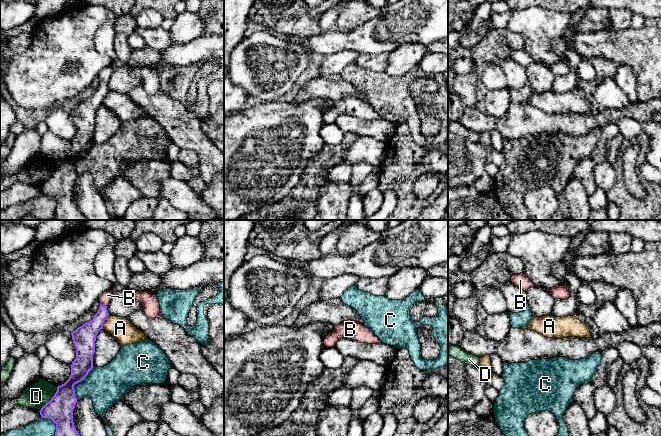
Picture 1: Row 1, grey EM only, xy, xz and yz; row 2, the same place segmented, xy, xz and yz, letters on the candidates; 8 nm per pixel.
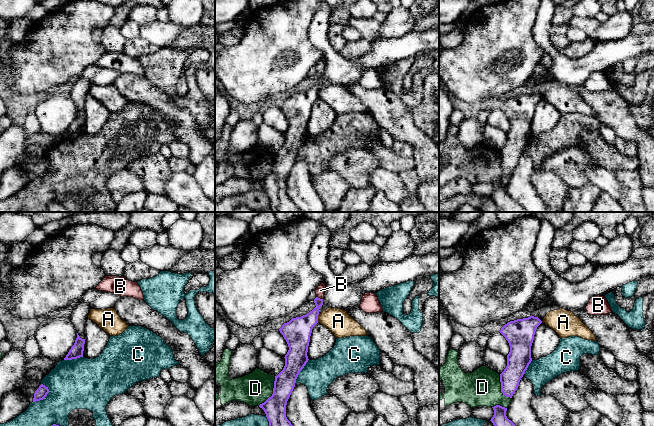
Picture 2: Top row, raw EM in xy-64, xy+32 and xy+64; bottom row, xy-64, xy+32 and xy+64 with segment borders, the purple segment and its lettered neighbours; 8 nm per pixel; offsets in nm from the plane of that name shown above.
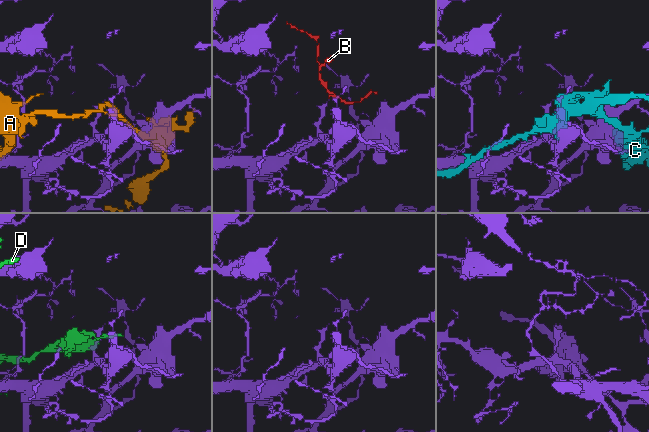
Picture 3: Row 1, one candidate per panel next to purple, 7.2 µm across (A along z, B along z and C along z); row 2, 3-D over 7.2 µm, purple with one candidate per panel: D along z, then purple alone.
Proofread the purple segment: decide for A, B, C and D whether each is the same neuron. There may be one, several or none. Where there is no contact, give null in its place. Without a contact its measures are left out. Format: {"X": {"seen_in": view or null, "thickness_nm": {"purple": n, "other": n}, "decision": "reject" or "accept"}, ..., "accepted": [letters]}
{"A": {"seen_in": "xy", "thickness_nm": {"purple": 190, "other": 180}, "decision": "reject"}, "B": {"seen_in": "xy", "thickness_nm": {"purple": 140, "other": 80}, "decision": "accept"}, "C": {"seen_in": "xy", "thickness_nm": {"purple": 220, "other": 300}, "decision": "reject"}, "D": {"seen_in": "xy", "thickness_nm": {"purple": 220, "other": 190}, "decision": "reject"}, "accepted": ["B"]}

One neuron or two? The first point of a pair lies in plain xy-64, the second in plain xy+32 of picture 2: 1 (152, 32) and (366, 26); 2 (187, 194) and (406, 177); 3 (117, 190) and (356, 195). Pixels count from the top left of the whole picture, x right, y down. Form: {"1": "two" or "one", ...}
{"1": "one", "2": "two", "3": "two"}

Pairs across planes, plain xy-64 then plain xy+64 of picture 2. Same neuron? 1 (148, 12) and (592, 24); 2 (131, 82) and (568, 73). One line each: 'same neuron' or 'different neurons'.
1: different neurons
2: different neurons

